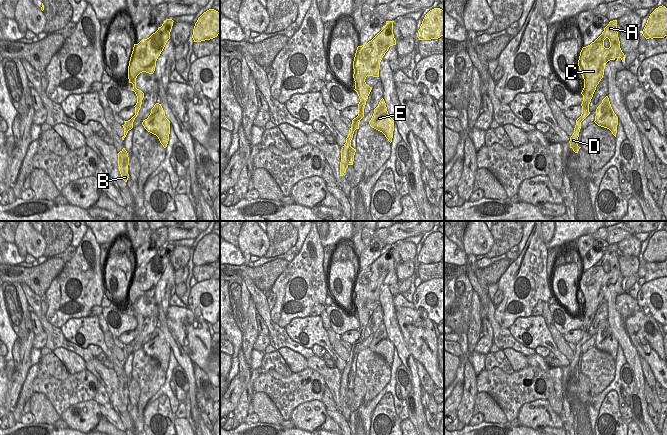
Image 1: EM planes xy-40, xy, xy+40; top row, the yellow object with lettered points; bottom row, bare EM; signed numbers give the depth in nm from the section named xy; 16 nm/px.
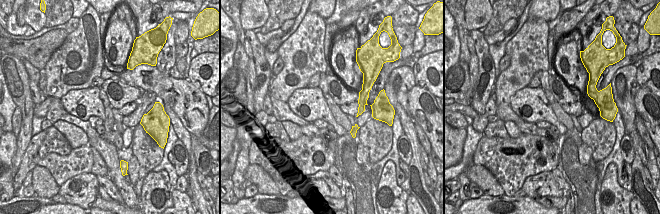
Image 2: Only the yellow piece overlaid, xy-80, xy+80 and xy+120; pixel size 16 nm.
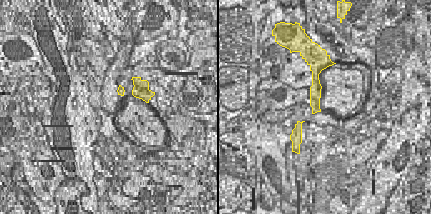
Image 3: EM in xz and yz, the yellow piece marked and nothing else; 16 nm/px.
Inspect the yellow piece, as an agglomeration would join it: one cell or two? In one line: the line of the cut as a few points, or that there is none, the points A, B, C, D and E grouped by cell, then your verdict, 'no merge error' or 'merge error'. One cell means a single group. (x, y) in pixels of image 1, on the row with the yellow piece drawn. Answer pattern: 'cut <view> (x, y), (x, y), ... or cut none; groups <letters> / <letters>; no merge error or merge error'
cut none; groups A B C D E; no merge error

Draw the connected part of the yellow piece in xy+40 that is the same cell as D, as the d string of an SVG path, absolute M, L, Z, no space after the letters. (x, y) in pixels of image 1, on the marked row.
M617 20L610 21L594 42L582 48L578 60L578 66L584 79L584 88L581 92L583 95L582 114L576 120L574 133L569 141L570 148L575 153L578 153L581 148L577 144L581 122L590 114L589 104L597 85L603 78L606 63L616 58L620 58L623 62L624 57L625 55L620 48Z

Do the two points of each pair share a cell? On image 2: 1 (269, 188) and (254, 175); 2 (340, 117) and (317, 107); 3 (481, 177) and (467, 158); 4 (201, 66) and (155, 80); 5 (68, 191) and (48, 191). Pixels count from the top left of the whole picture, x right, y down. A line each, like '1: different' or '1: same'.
1: same
2: different
3: different
4: different
5: different

